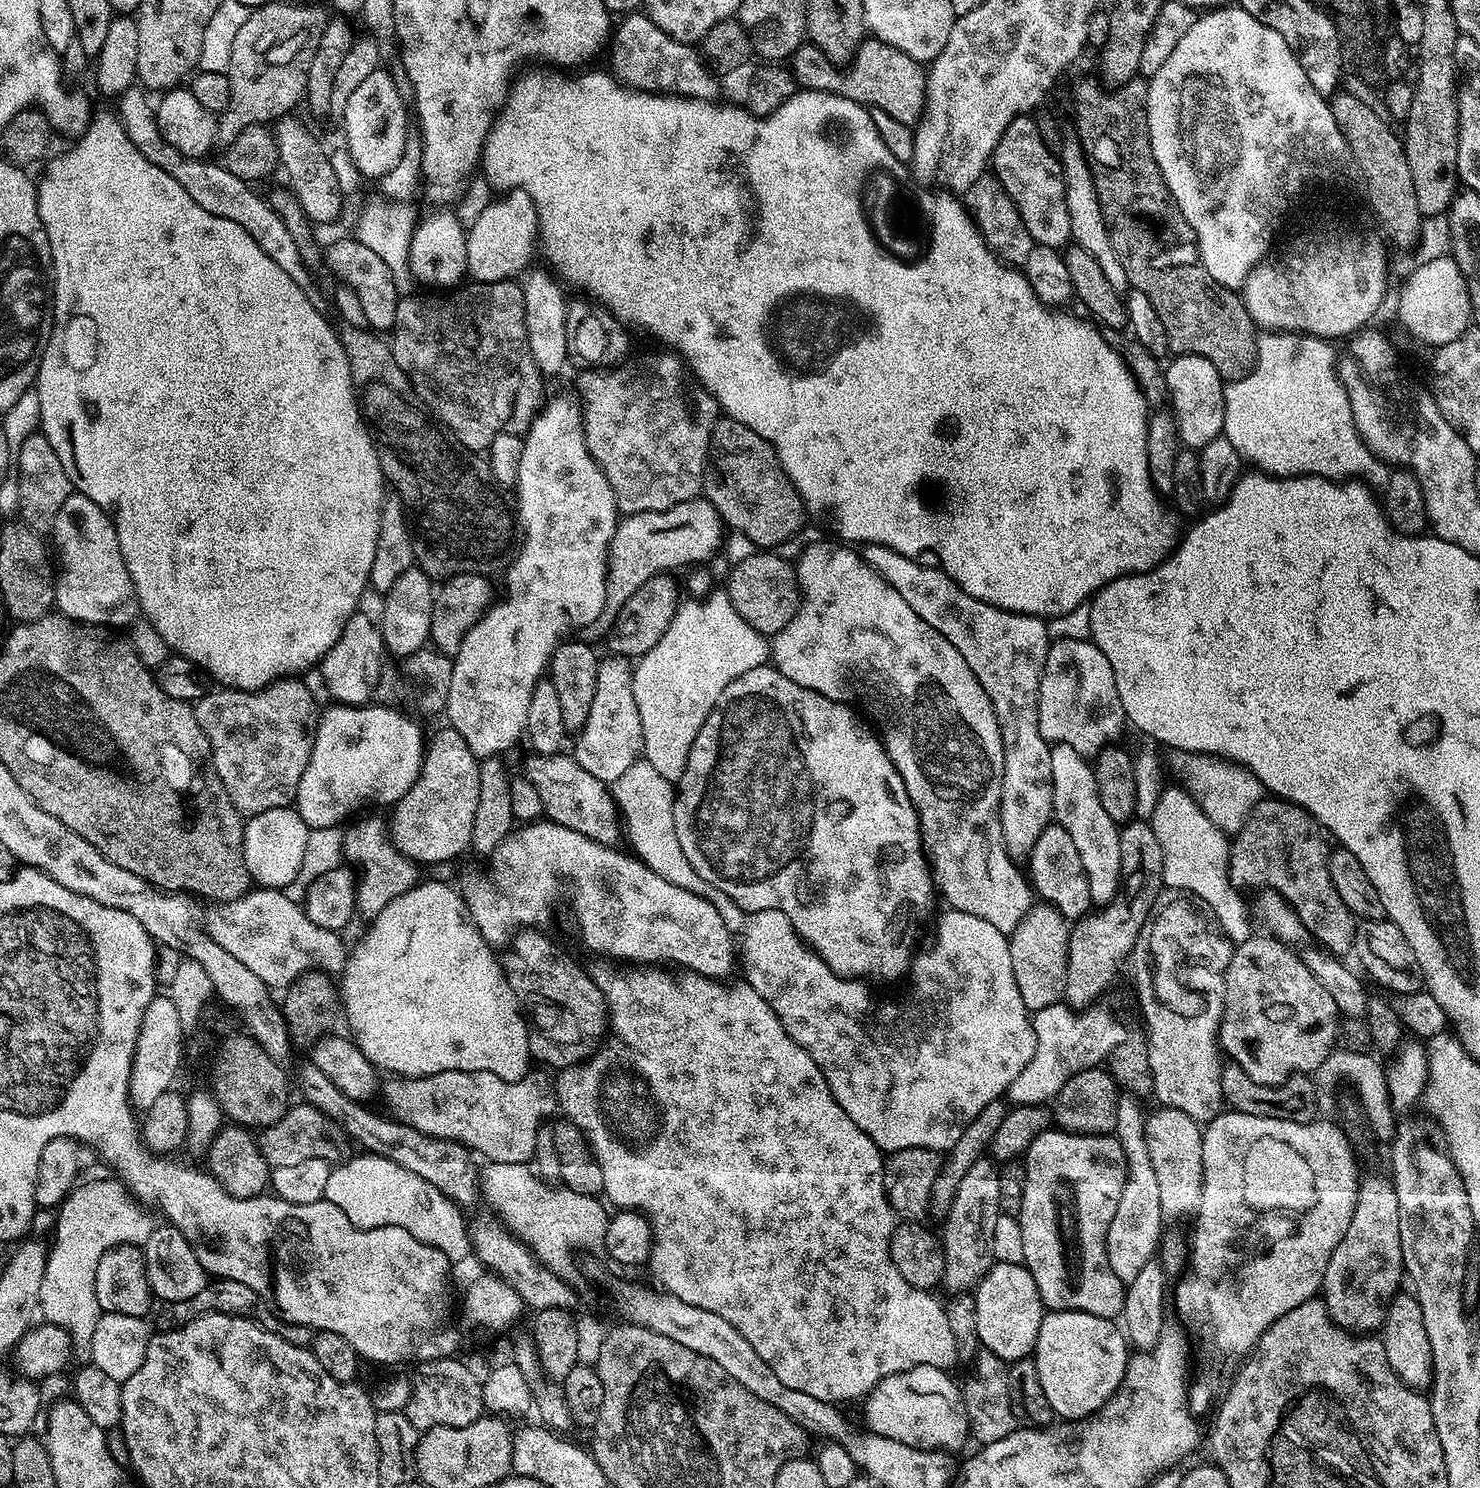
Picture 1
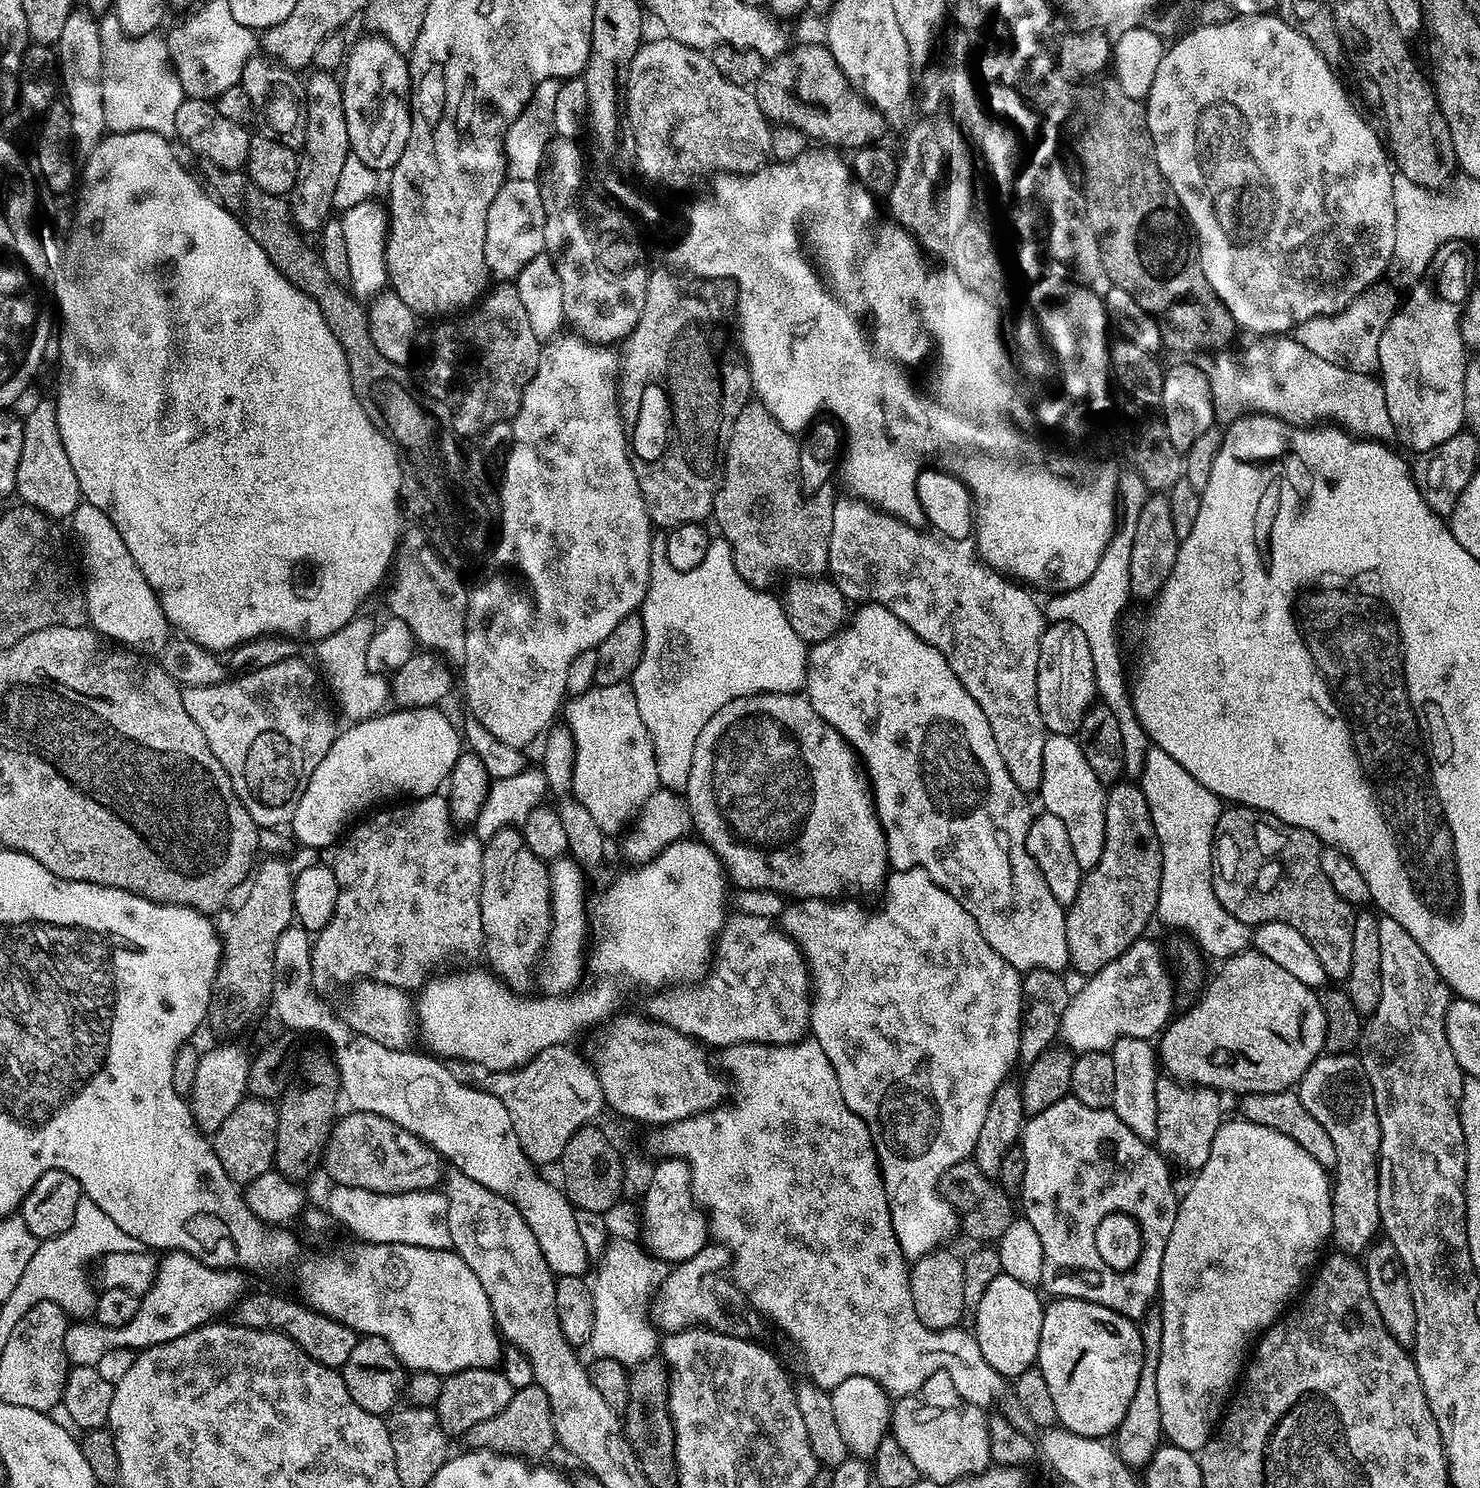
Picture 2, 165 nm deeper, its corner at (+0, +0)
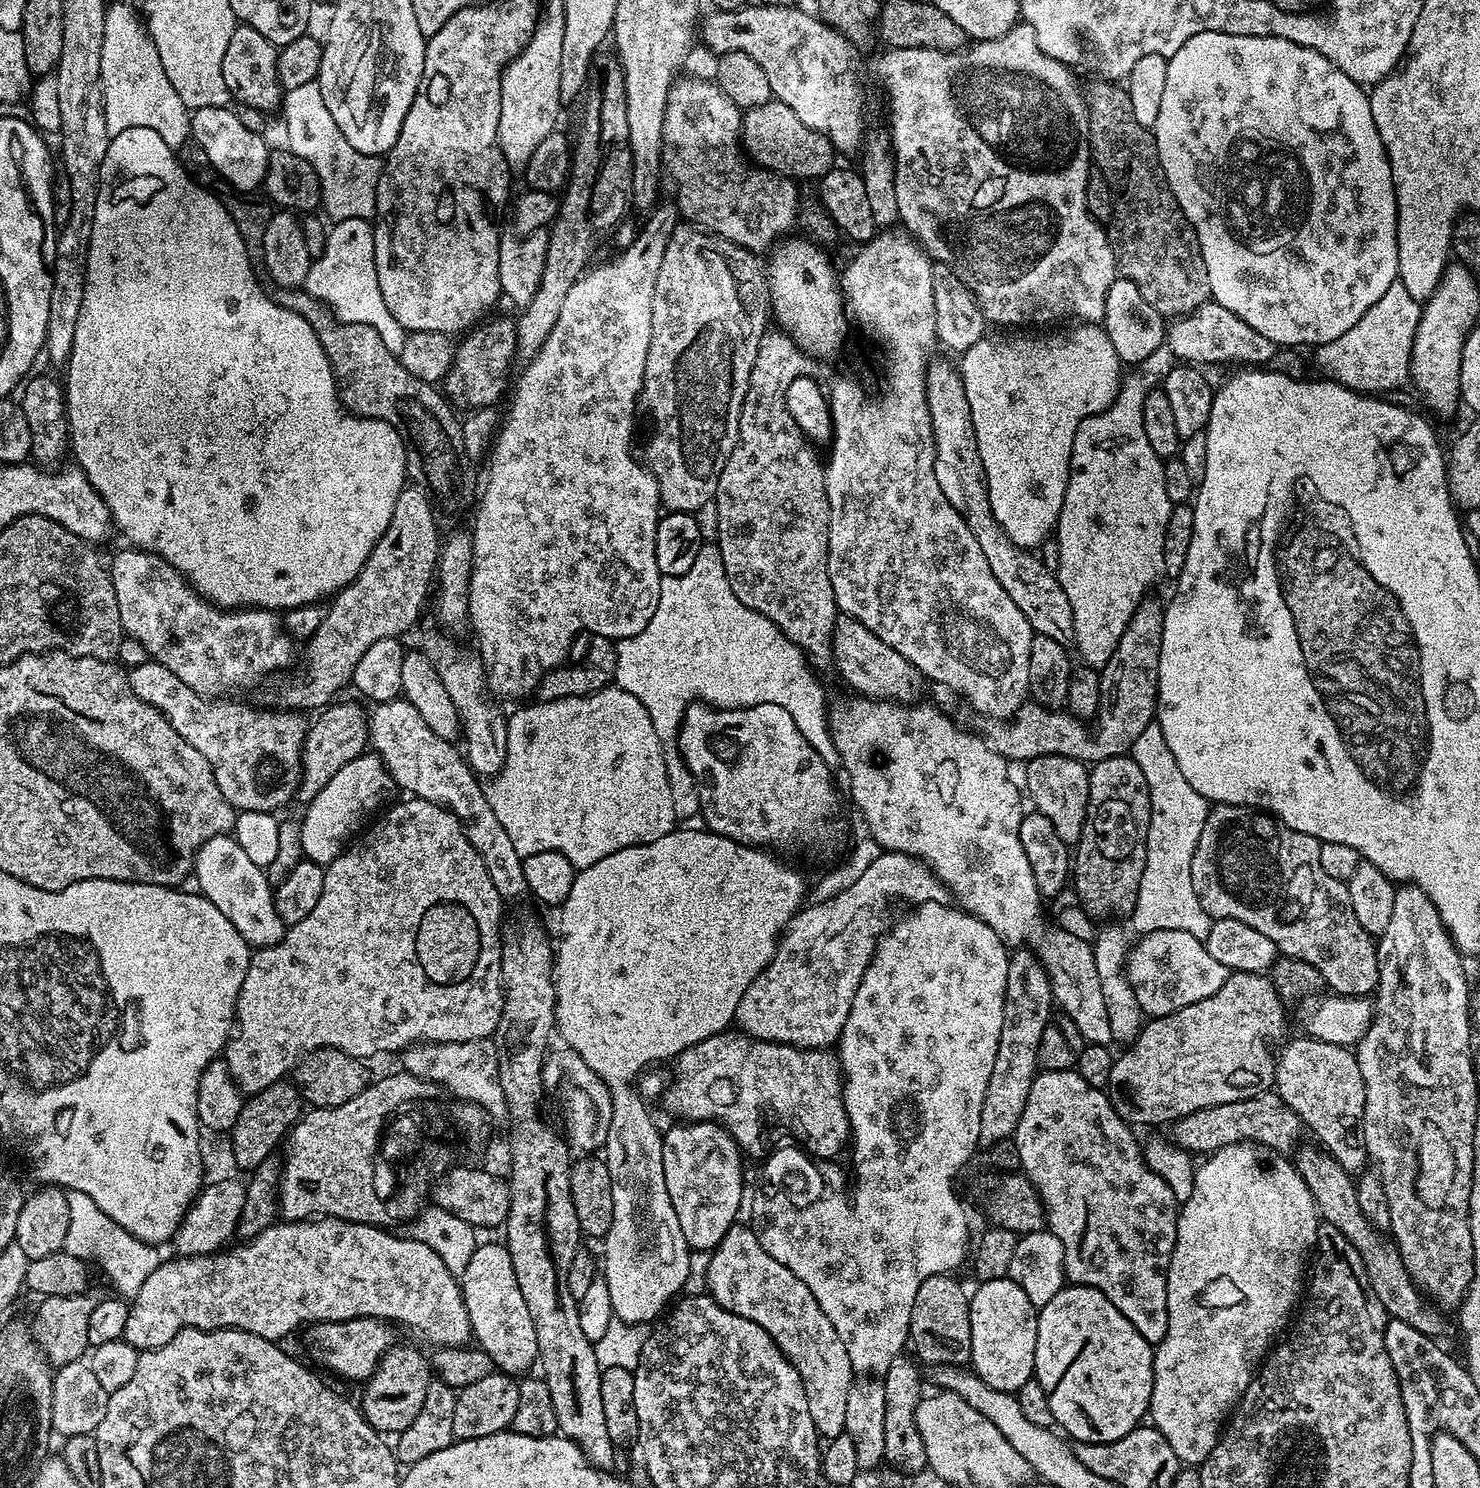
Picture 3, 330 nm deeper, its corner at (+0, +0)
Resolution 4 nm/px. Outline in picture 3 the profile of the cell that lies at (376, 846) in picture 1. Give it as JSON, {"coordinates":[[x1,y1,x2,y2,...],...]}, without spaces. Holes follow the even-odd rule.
{"coordinates":[[415,798,404,799,408,800,402,801,401,804,394,805,393,808,357,842,357,844,349,843,344,851,341,852,340,856,334,858,334,862,324,868,322,898,318,898,318,903,314,906,314,910,310,910,310,914,306,914,306,918,302,918,297,924,291,925,291,927,285,931,284,937,282,937,277,944,270,946,269,948,257,948,252,952,252,961,248,964,246,978,242,978,240,994,236,999,236,1023,234,1025,234,1031,232,1035,228,1037,228,1043,225,1044,222,1053,222,1059,228,1064,229,1072,233,1076,234,1082,244,1094,261,1092,262,1090,266,1090,266,1086,270,1086,274,1082,285,1079,305,1056,316,1052,320,1048,337,1048,351,1056,369,1058,368,1056,380,1056,383,1052,396,1052,396,1054,400,1054,403,1053,405,1048,410,1048,413,1044,421,1042,445,1044,446,1042,487,1040,495,1037,496,1027,502,1018,502,1012,504,1010,504,976,500,972,502,970,502,954,504,953,502,935,500,936,501,896,498,890,494,888,494,883,491,882,490,874,488,874,486,870,486,863,483,862,482,858,479,856,478,850,471,845,470,838,467,837,465,832,465,825,461,823,460,819,440,804]]}

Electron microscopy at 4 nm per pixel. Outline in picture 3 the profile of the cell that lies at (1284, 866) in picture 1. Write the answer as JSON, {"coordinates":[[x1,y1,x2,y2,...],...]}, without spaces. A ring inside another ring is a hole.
{"coordinates":[[1216,804,1209,807,1206,826,1202,826,1198,846,1194,846,1191,866,1194,894,1198,894,1202,910,1206,910,1213,921,1237,919,1266,934,1274,941,1280,954,1310,962,1333,993,1367,997,1375,993,1380,982,1377,941,1369,932,1362,930,1354,914,1354,906,1350,906,1347,883,1330,878,1330,874,1322,870,1322,862,1318,858,1320,845,1321,841,1310,834,1302,834,1286,826,1263,810,1243,804]]}

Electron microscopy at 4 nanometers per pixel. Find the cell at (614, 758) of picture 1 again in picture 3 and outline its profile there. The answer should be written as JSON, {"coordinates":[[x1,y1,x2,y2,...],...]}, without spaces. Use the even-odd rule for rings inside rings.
{"coordinates":[[609,686,600,692,592,692,588,696,571,696,561,700,536,702,533,708,518,709,513,716,507,717,507,721,506,762,500,773,487,785,486,791,495,817,502,822,506,833,510,834,510,839,514,842,514,847,520,856,538,854,539,851,560,851,570,860,574,868,579,870,586,866,594,866,594,862,623,848,629,848,635,844,658,842,658,838,670,834,677,828,674,801,670,794,670,778,666,778,665,745,660,743,658,734,654,734,654,722,650,722,650,714,646,714,646,706,642,706,642,702,634,698,634,694]]}

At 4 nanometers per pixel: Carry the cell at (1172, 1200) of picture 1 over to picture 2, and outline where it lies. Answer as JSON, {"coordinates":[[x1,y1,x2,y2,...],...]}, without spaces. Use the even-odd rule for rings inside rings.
{"coordinates":[[1150,1314,1141,1321,1140,1337,1143,1340,1143,1366,1138,1378,1138,1387,1134,1390,1133,1401,1126,1410,1126,1418,1122,1420,1114,1433,1116,1453,1129,1468,1143,1469,1153,1453,1157,1451,1163,1432,1161,1430,1161,1411,1158,1405,1157,1366,1161,1358,1162,1324,1158,1314]]}

